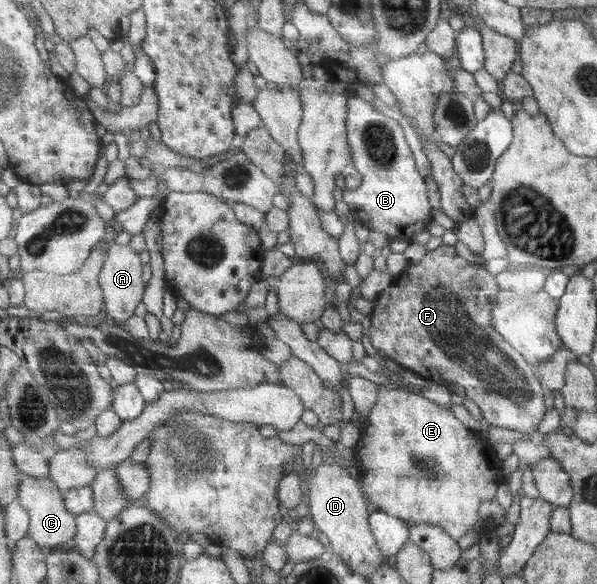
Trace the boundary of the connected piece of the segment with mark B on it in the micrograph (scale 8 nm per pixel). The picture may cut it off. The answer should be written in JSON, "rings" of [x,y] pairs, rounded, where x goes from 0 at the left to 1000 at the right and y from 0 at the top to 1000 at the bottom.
{"rings":[[[595,161],[583,171],[583,204],[581,204],[583,245],[586,259],[593,269],[593,283],[600,295],[608,301],[606,315],[596,324],[581,320],[581,312],[573,300],[566,300],[563,315],[575,325],[571,336],[583,351],[585,361],[595,370],[600,380],[615,384],[623,396],[645,401],[652,411],[682,411],[692,401],[714,394],[720,385],[720,349],[714,342],[714,322],[707,301],[697,295],[687,253],[677,243],[673,223],[663,212],[663,205],[647,202],[637,195],[637,188],[626,185],[626,175],[613,175],[606,168],[598,168]]]}

